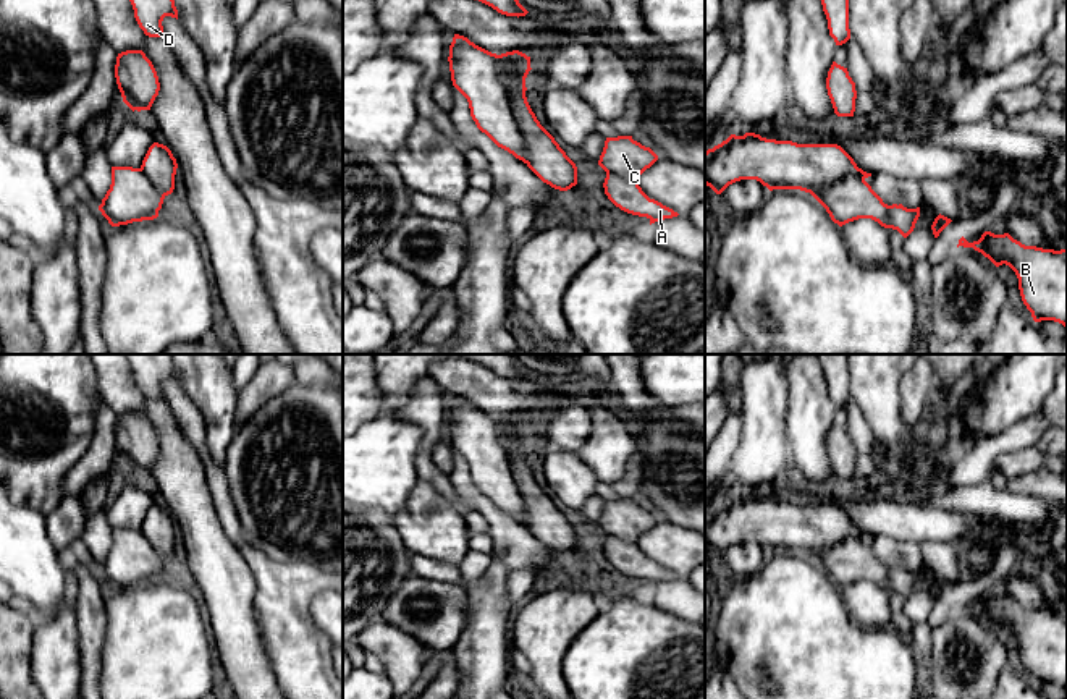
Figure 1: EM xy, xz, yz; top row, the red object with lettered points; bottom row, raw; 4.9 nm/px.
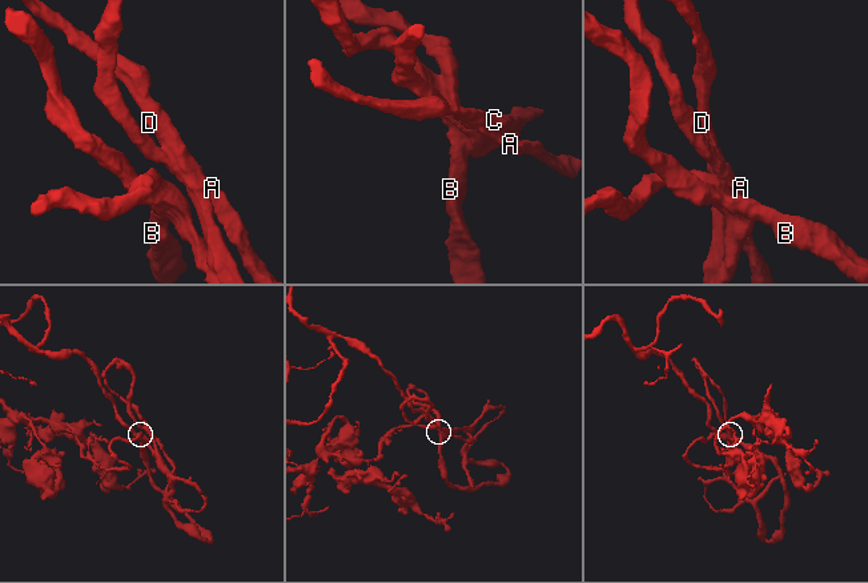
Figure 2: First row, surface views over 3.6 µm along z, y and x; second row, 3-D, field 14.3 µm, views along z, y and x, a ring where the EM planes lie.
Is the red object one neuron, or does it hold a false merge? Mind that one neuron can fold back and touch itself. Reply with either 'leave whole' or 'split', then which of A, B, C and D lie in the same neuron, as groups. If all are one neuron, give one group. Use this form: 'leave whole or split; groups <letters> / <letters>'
leave whole; groups A B C D

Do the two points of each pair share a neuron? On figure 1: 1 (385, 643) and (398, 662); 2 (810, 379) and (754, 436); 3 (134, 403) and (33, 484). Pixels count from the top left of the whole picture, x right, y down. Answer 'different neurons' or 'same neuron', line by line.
1: same neuron
2: different neurons
3: different neurons

